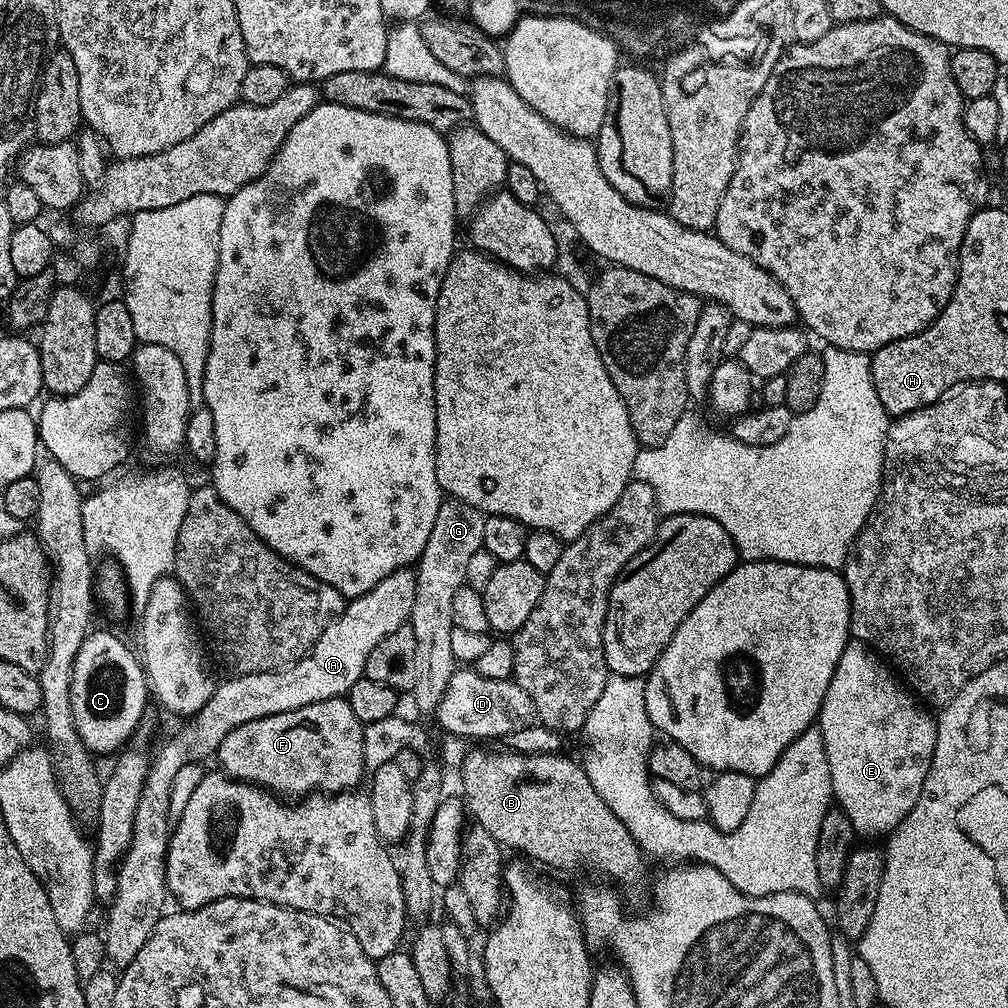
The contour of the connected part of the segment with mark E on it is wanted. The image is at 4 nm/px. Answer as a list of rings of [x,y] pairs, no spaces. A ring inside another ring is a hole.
[[[855,638],[849,639],[847,646],[842,650],[842,658],[838,658],[838,666],[834,670],[834,678],[830,678],[830,686],[826,690],[826,698],[822,702],[818,717],[818,727],[824,739],[825,756],[827,762],[829,762],[830,782],[832,783],[832,795],[835,803],[838,805],[840,811],[846,814],[846,818],[850,818],[852,829],[861,837],[868,836],[864,838],[876,838],[872,836],[887,837],[902,822],[902,818],[906,818],[906,814],[910,810],[914,810],[914,802],[918,802],[918,794],[922,794],[922,786],[926,782],[926,774],[930,770],[932,759],[934,758],[936,720],[933,713],[931,716],[928,713],[931,711],[897,679],[894,672],[894,677],[892,677],[891,671],[893,672],[893,669],[877,655],[871,646],[863,644]]]

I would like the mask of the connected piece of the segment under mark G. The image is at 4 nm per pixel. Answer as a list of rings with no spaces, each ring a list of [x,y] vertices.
[[[445,499],[438,510],[438,518],[434,518],[434,530],[430,530],[430,542],[426,542],[426,550],[422,550],[416,568],[416,593],[414,594],[414,610],[410,617],[410,623],[414,630],[414,686],[410,693],[410,699],[416,703],[420,712],[435,713],[436,707],[442,702],[442,694],[446,694],[446,686],[450,678],[458,670],[458,661],[450,650],[450,634],[453,630],[454,618],[453,603],[454,594],[460,588],[465,587],[466,566],[469,559],[484,546],[484,518],[485,513],[479,512],[474,506],[470,506],[461,500]]]

